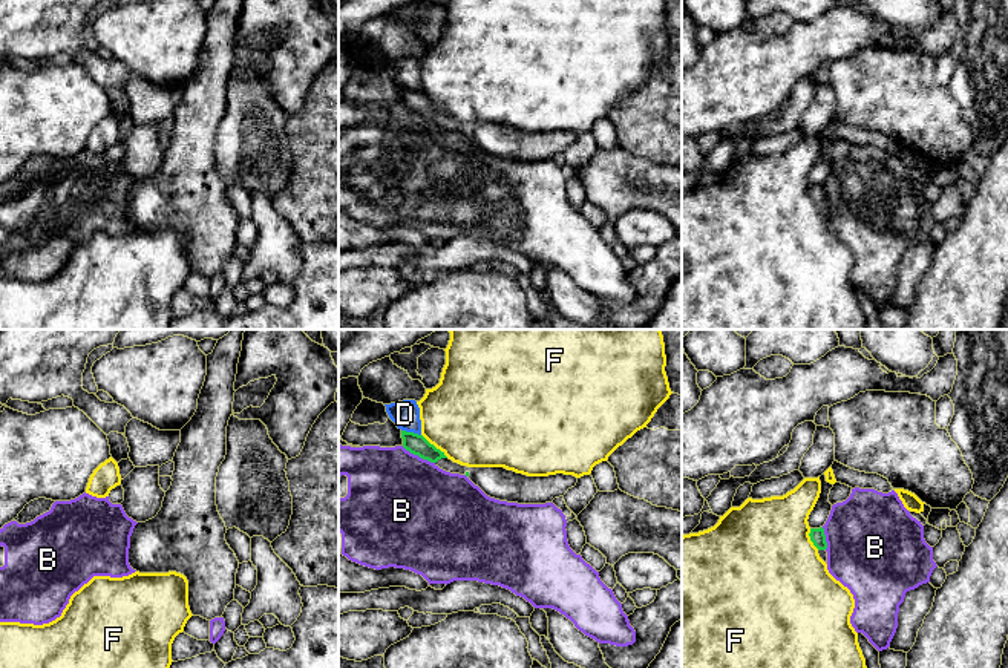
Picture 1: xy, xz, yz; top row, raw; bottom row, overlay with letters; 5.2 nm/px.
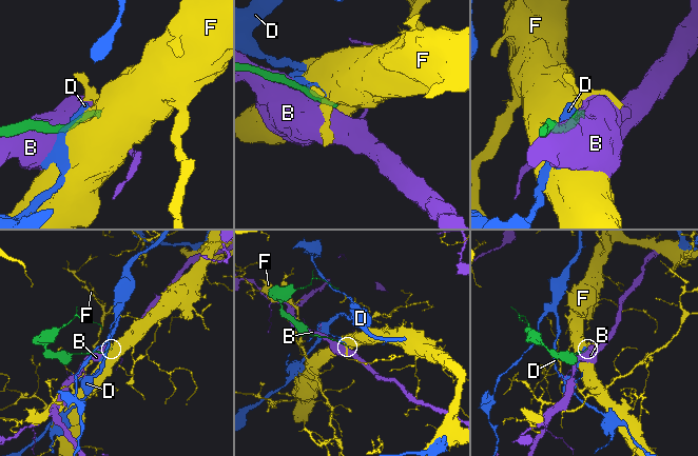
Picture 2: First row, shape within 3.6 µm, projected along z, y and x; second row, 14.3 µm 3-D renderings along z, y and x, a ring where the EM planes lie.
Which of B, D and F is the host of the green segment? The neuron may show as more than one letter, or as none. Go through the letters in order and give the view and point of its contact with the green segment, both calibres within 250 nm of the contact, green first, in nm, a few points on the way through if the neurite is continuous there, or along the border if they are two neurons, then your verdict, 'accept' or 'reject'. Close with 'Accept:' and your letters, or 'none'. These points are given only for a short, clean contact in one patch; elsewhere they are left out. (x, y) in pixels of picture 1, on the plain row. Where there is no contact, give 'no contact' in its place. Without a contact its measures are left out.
B: xz (418, 112) | 110/480 nm | reject
D: xz (411, 89) | 110/150 nm | reject
F: xz (434, 103) | 110/480 nm | reject
Accept: none

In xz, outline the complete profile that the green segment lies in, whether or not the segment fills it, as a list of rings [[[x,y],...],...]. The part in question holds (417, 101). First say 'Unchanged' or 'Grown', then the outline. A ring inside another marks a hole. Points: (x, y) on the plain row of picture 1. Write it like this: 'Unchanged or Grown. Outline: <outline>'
Grown. Outline: [[[401,87],[403,104],[440,126],[466,132],[487,153],[518,161],[545,161],[564,153],[574,144],[573,132],[527,133],[504,124],[467,124],[449,116],[444,109],[430,101],[423,92]]]

